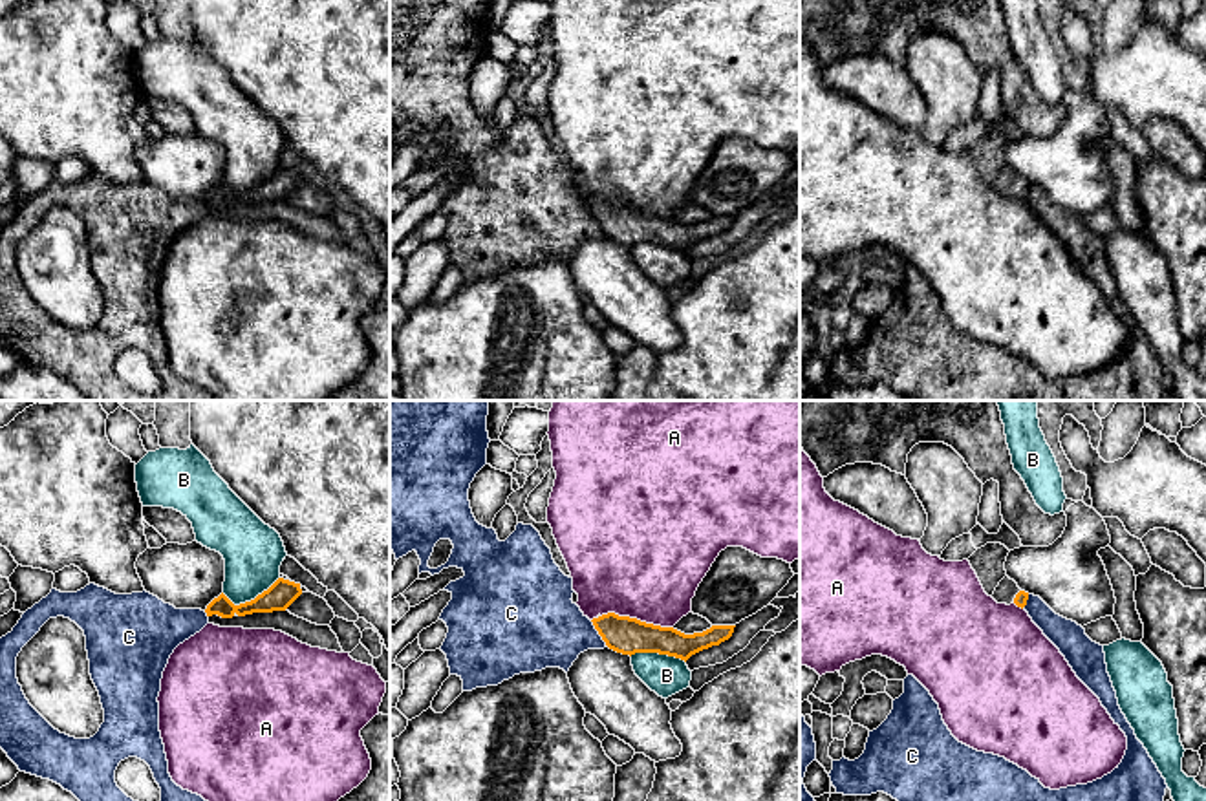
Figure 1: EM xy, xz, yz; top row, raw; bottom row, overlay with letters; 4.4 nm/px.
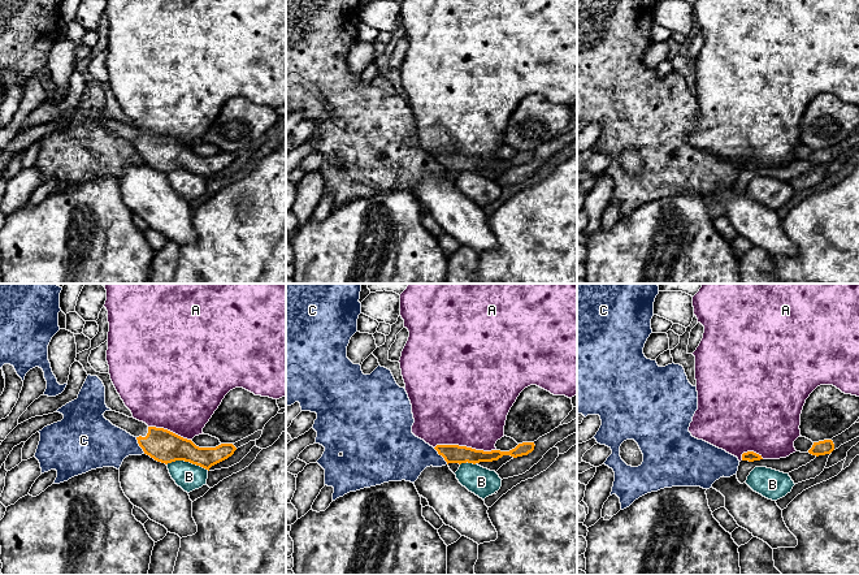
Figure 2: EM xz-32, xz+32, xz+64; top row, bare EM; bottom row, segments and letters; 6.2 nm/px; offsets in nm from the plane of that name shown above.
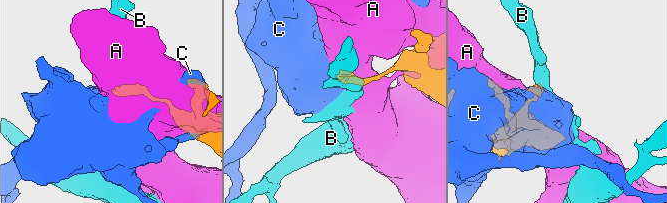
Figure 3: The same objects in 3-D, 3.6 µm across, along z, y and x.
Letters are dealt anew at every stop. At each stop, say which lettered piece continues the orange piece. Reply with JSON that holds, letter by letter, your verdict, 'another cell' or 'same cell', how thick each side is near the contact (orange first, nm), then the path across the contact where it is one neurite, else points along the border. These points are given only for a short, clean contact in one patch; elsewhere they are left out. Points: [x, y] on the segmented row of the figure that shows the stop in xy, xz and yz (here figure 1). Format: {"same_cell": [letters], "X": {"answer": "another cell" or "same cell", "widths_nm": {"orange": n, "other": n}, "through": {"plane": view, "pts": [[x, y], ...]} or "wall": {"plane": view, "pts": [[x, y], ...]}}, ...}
{"same_cell": [], "A": {"answer": "another cell", "widths_nm": {"orange": 160, "other": 500}}, "B": {"answer": "another cell", "widths_nm": {"orange": 120, "other": 260}, "wall": {"plane": "xy", "pts": [[279, 576], [253, 598], [238, 604], [233, 604], [222, 593]]}}, "C": {"answer": "another cell", "widths_nm": {"orange": 160, "other": 360}}}

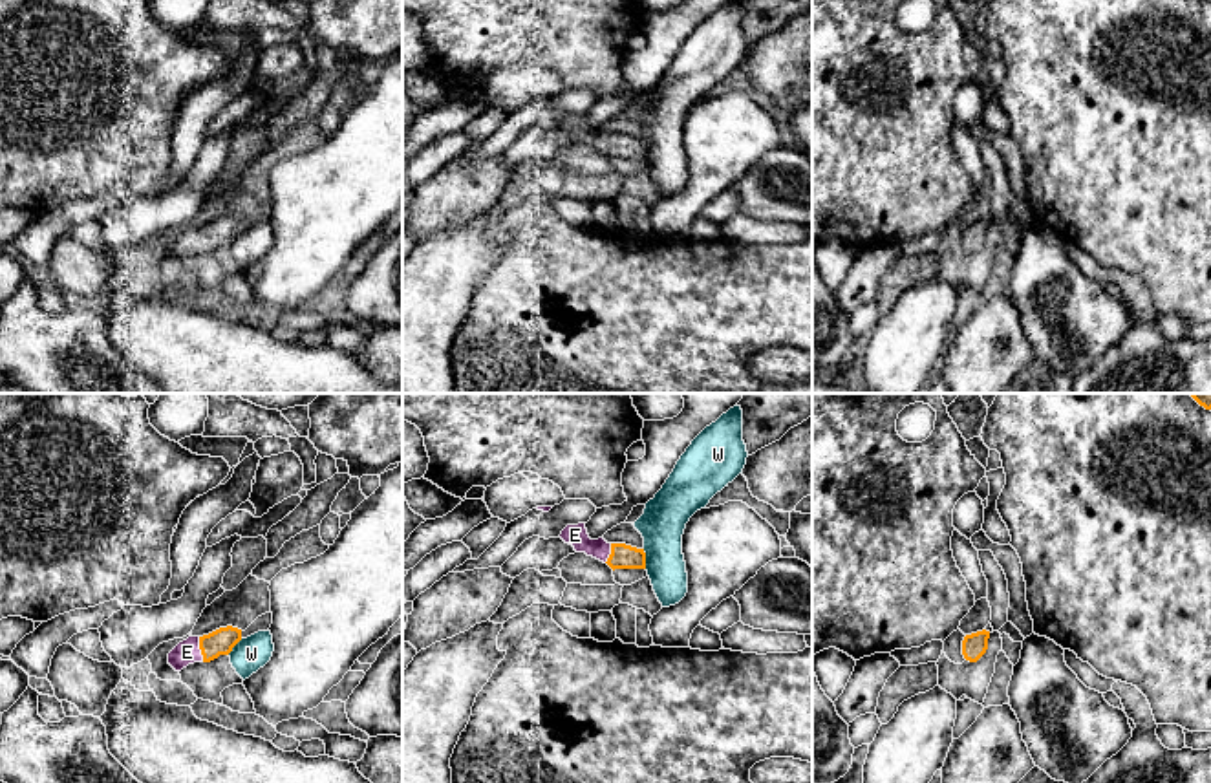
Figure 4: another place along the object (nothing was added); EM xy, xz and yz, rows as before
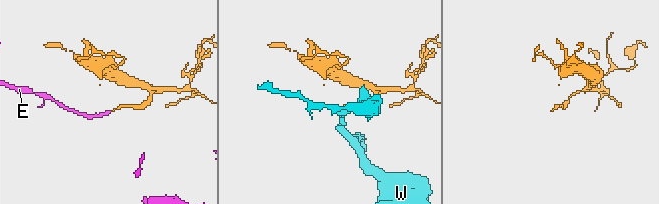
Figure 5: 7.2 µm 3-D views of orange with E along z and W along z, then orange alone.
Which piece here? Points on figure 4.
{"same_cell": ["E"], "E": {"answer": "same cell", "widths_nm": {"orange": 120, "other": 110}, "through": {"plane": "xy", "pts": [[222, 641], [200, 648], [187, 652]]}}, "W": {"answer": "another cell", "widths_nm": {"orange": 110, "other": 200}, "wall": {"plane": "xz", "pts": [[643, 549], [646, 568]]}}}

